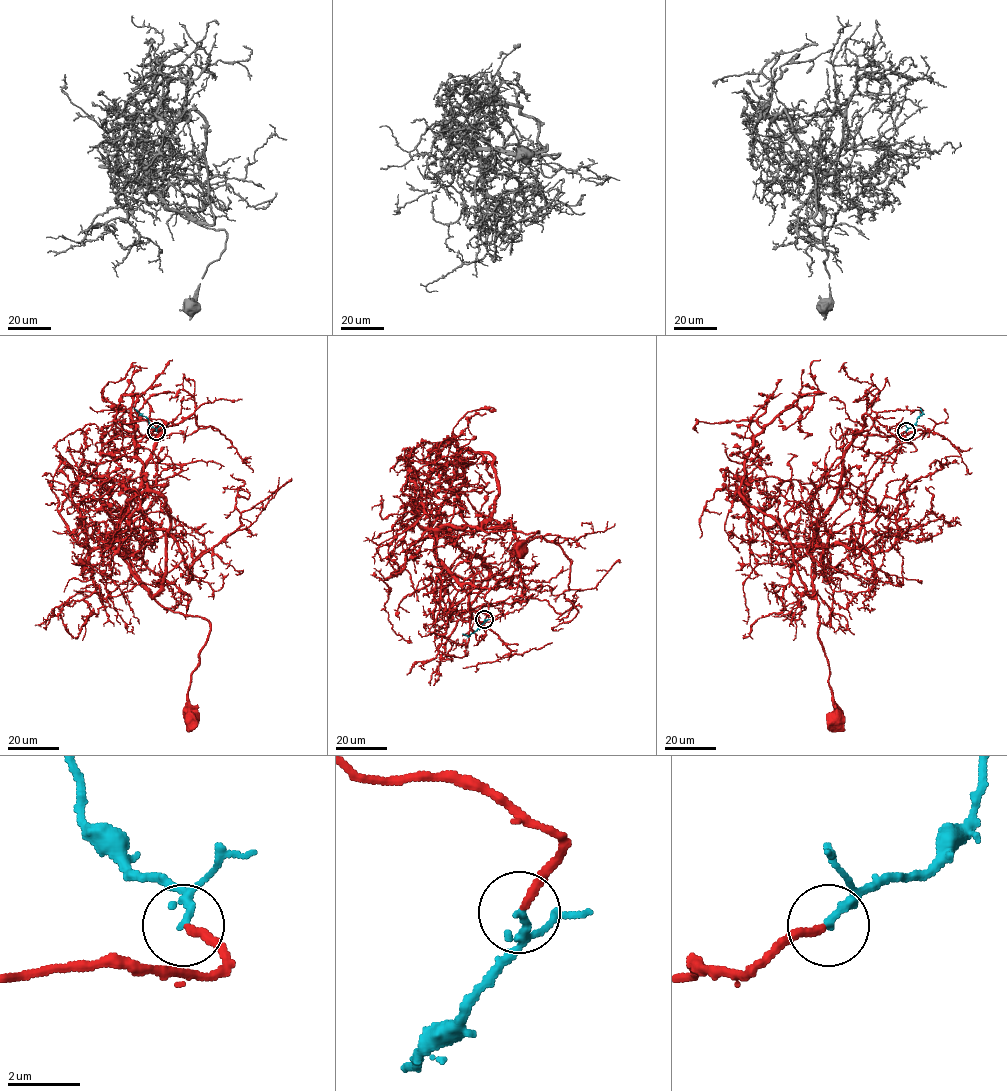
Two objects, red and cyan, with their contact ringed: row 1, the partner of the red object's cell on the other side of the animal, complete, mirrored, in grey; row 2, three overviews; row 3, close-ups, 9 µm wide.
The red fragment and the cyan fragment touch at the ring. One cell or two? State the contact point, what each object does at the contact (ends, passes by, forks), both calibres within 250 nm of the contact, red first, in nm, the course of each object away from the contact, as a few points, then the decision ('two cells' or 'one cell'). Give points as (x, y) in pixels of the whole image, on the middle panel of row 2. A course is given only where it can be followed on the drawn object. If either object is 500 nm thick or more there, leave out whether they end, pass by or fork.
at (484, 619); red ends there; cyan passes by; 240 nm thick on the red side, 150 nm on the other; red runs (484, 619), (470, 603), (489, 571), (440, 530), (538, 532), (519, 550); cyan runs (484, 619), (468, 636), (462, 634); one cell

